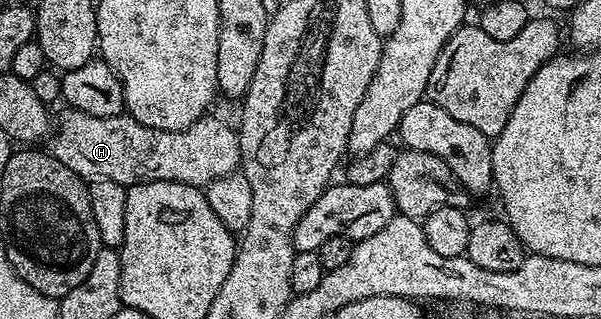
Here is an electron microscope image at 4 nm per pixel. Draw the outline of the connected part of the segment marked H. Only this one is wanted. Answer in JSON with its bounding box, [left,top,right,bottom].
[47,110,241,186]

